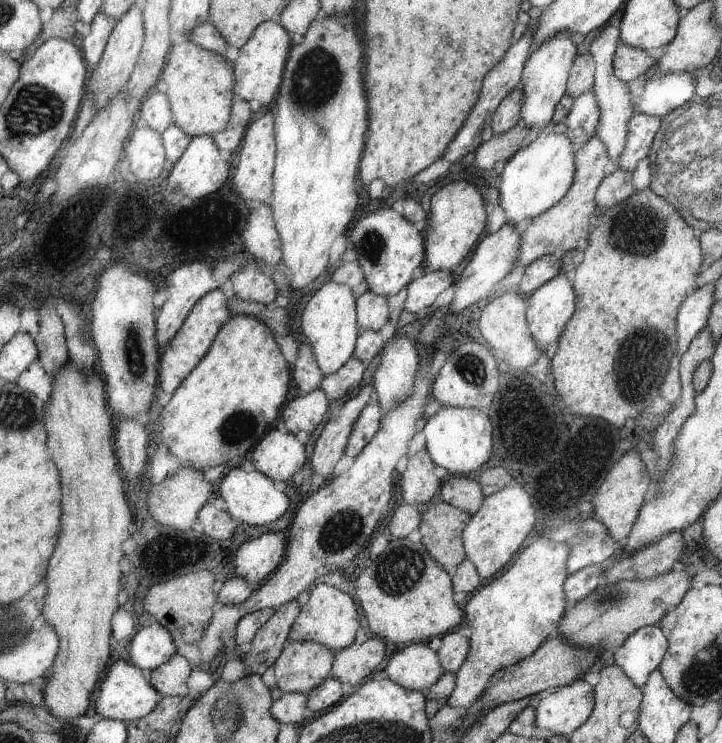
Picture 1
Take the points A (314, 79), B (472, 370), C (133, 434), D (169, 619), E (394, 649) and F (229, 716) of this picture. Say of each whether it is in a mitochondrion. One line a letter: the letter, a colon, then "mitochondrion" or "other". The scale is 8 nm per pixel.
A: mitochondrion
B: mitochondrion
C: other
D: other
E: other
F: mitochondrion

